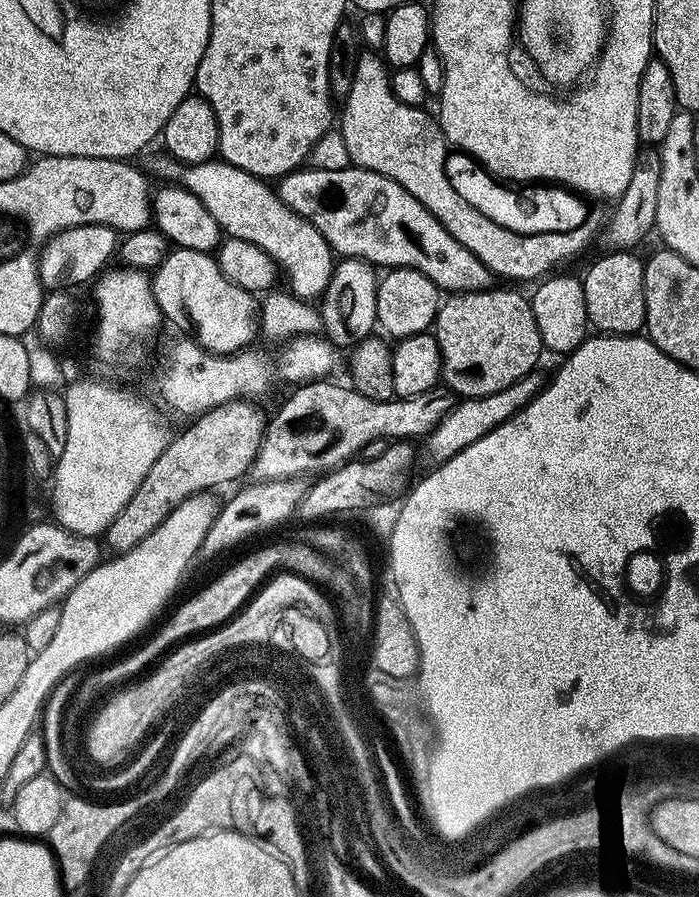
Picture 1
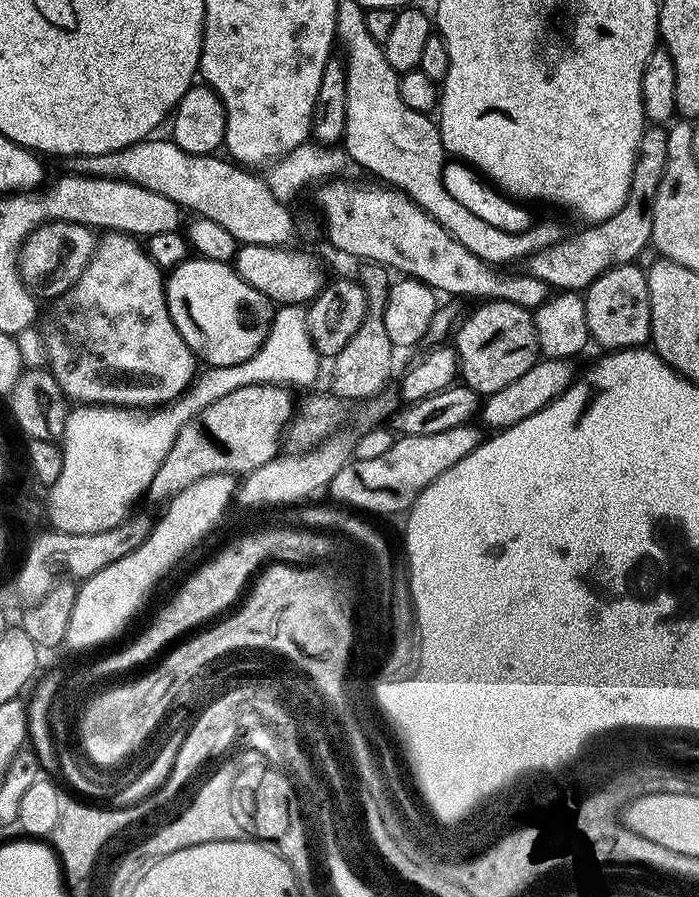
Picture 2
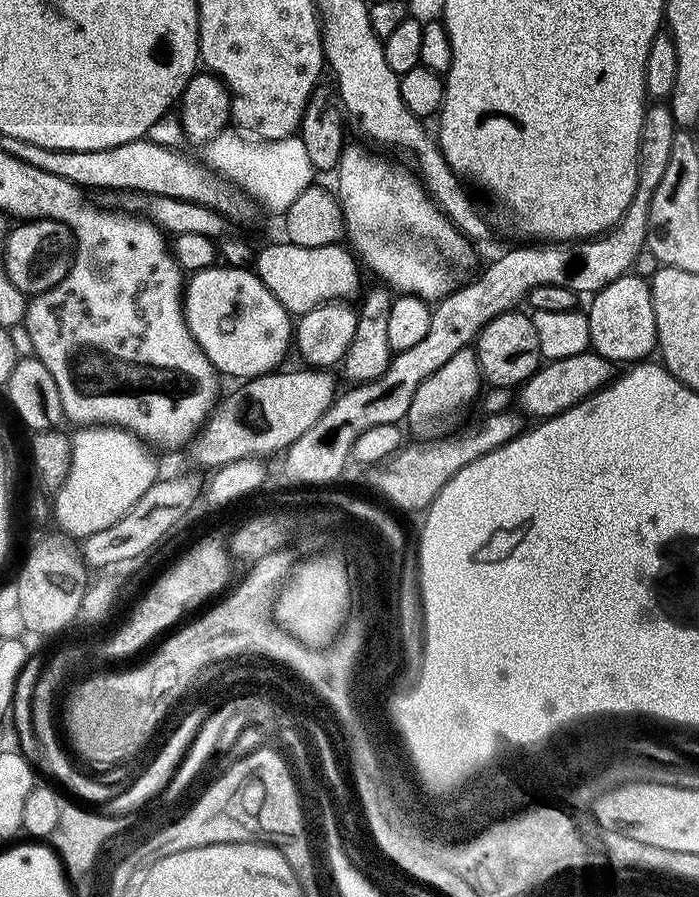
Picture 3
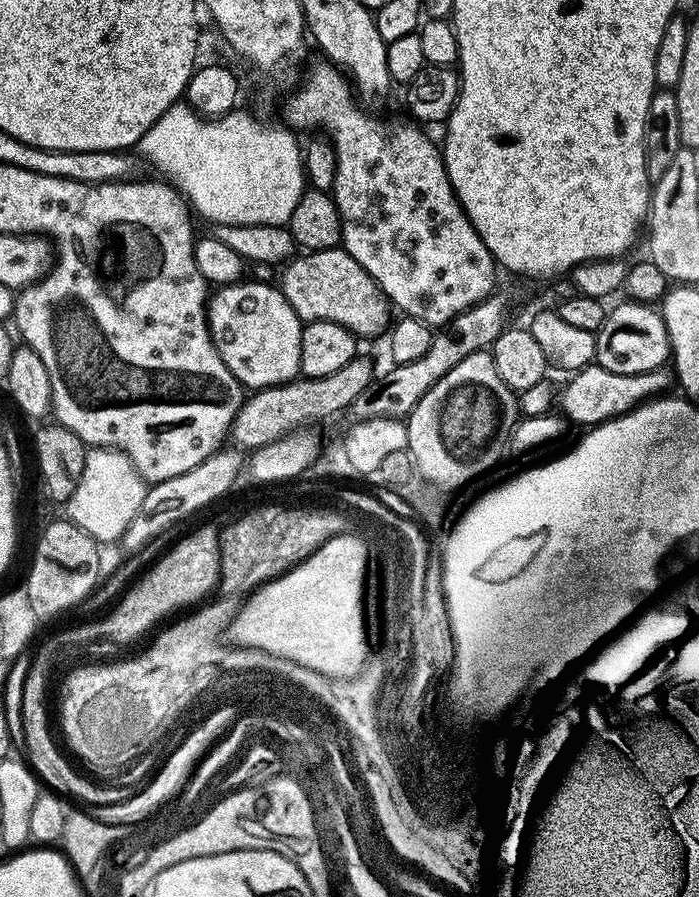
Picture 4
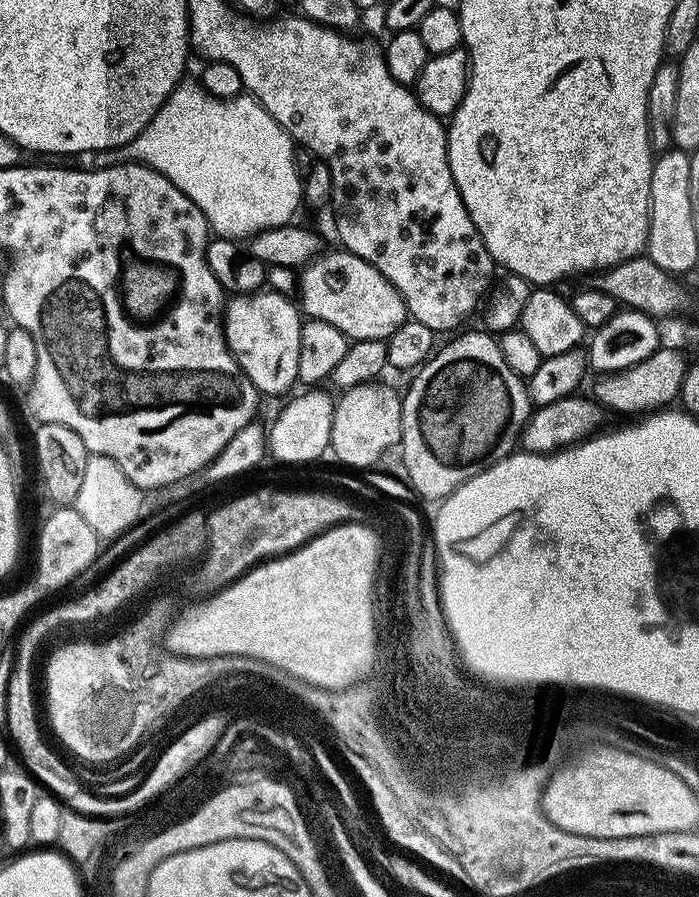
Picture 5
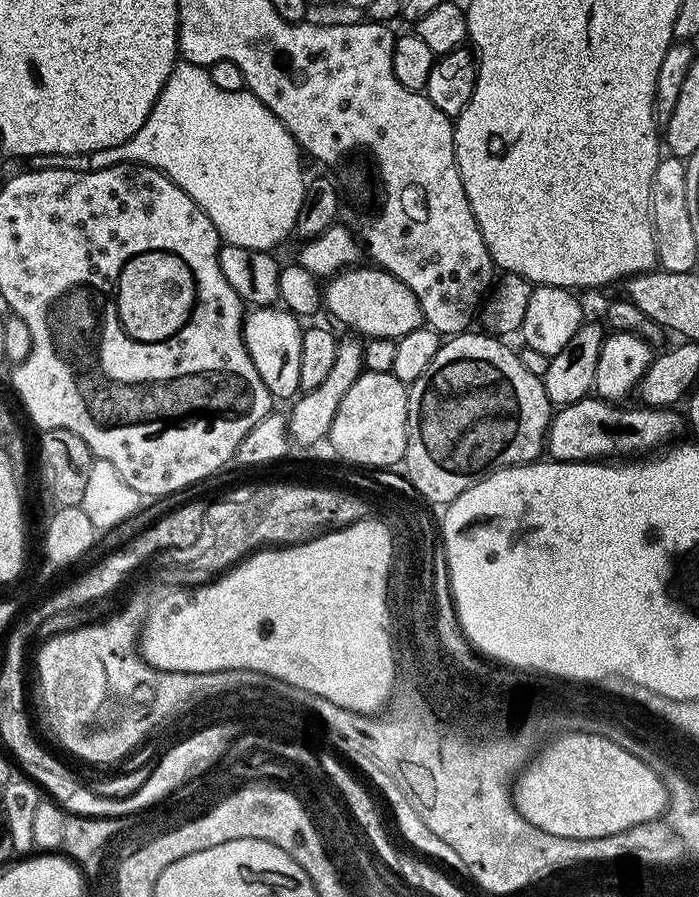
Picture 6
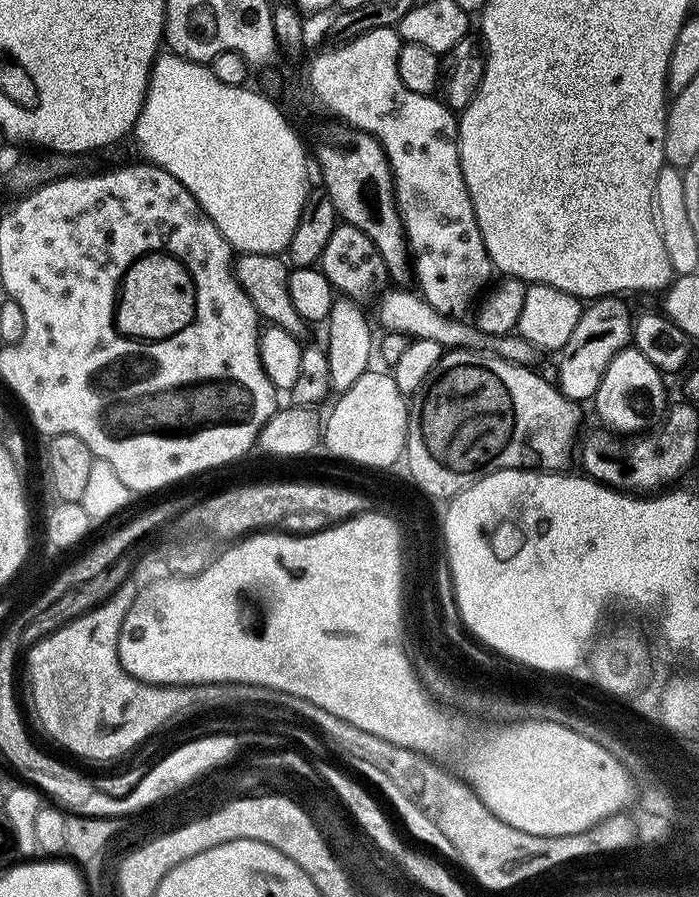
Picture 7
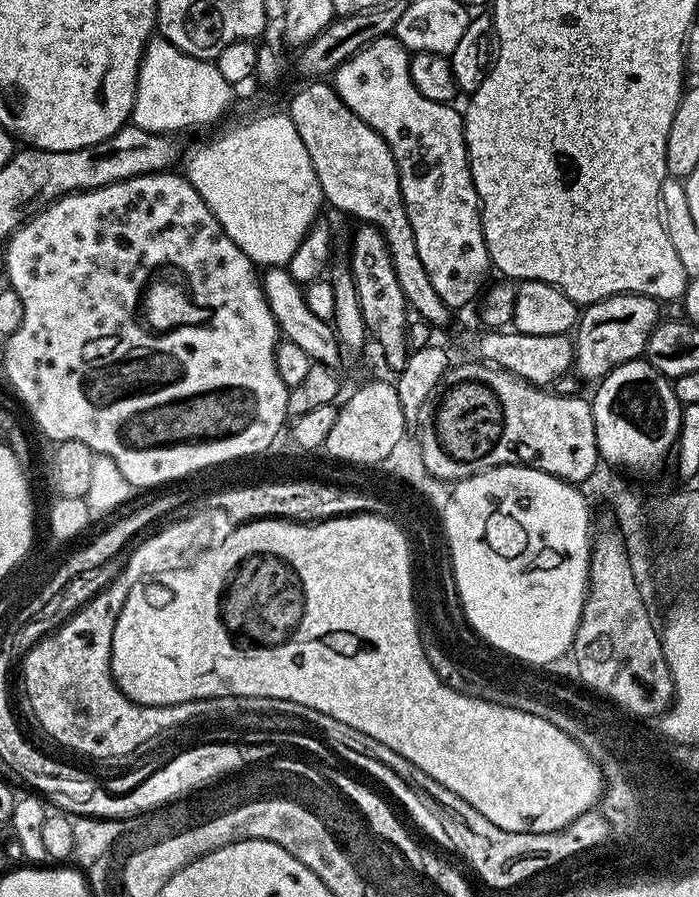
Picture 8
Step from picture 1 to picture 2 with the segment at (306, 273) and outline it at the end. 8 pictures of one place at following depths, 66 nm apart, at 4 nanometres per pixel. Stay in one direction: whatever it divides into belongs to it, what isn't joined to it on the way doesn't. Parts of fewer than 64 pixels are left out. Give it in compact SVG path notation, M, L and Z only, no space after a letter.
M149 138L137 144L126 146L122 150L114 150L106 154L90 154L89 156L73 156L67 161L69 173L77 176L105 176L111 180L129 180L146 190L154 190L154 194L162 194L162 198L170 198L180 209L188 208L197 217L204 217L216 222L234 236L240 244L275 244L284 246L292 236L292 216L288 213L289 205L277 198L269 190L267 183L255 176L255 171L245 170L241 165L220 154L195 156L182 150L171 138L156 140Z

